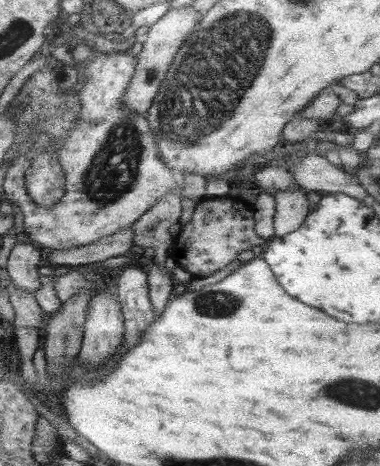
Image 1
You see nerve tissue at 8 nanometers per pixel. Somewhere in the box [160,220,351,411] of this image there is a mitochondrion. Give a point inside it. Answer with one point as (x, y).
(217, 304)

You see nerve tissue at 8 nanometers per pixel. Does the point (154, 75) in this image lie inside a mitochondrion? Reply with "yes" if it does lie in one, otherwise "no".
yes

